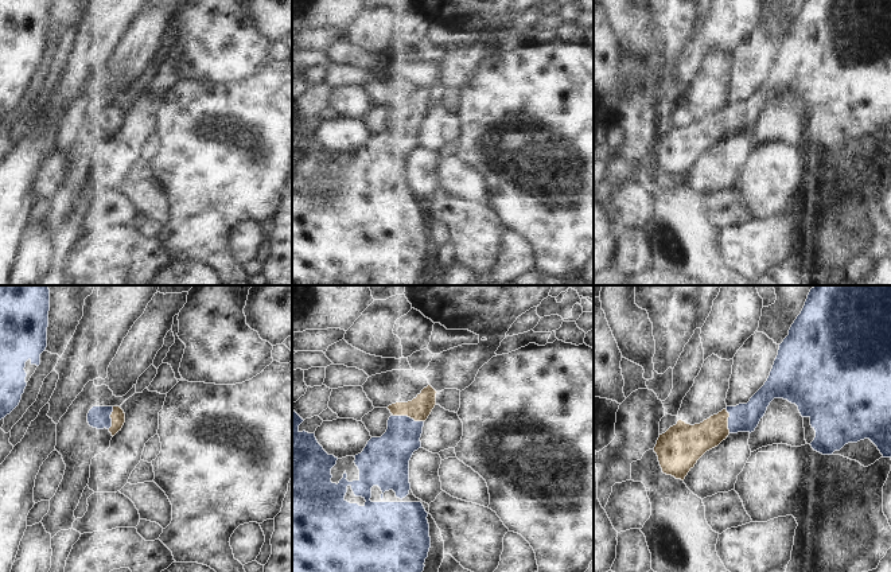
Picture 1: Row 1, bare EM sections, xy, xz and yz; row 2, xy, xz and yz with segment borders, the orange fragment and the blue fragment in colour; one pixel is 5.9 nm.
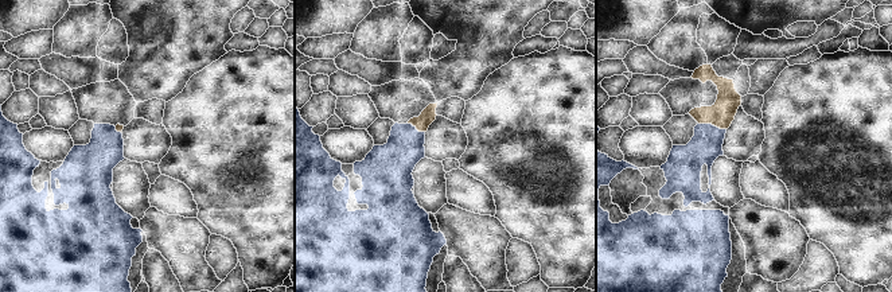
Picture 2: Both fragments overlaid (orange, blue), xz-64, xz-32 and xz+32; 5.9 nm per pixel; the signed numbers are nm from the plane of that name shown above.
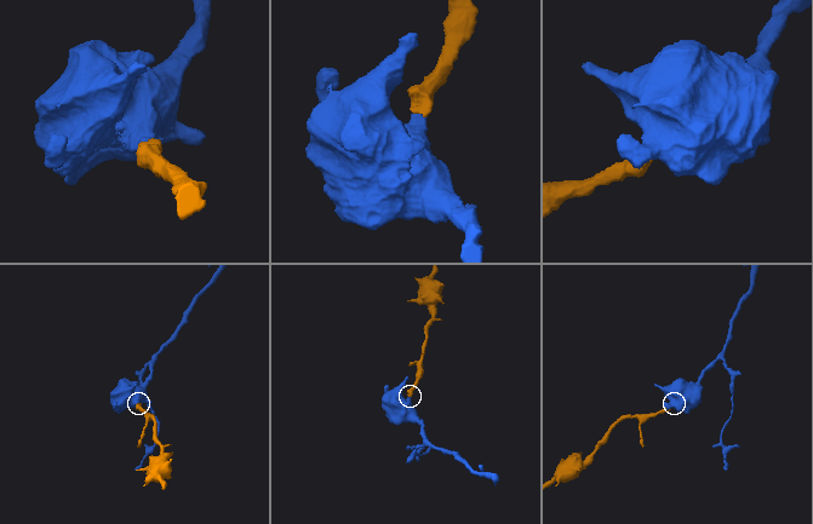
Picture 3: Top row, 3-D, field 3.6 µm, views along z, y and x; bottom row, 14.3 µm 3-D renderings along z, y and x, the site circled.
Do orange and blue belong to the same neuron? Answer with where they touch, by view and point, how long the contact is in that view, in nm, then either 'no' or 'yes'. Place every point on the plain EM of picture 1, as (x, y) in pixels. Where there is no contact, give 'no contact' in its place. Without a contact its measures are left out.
meets orange in xz at (408, 115); contact 190 nm long; yes

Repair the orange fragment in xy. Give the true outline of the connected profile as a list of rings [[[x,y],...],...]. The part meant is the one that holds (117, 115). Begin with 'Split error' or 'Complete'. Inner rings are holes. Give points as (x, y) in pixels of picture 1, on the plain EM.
Split error. [[[93,105],[87,112],[87,121],[97,128],[106,127],[114,135],[125,121],[125,112],[120,105]]]

